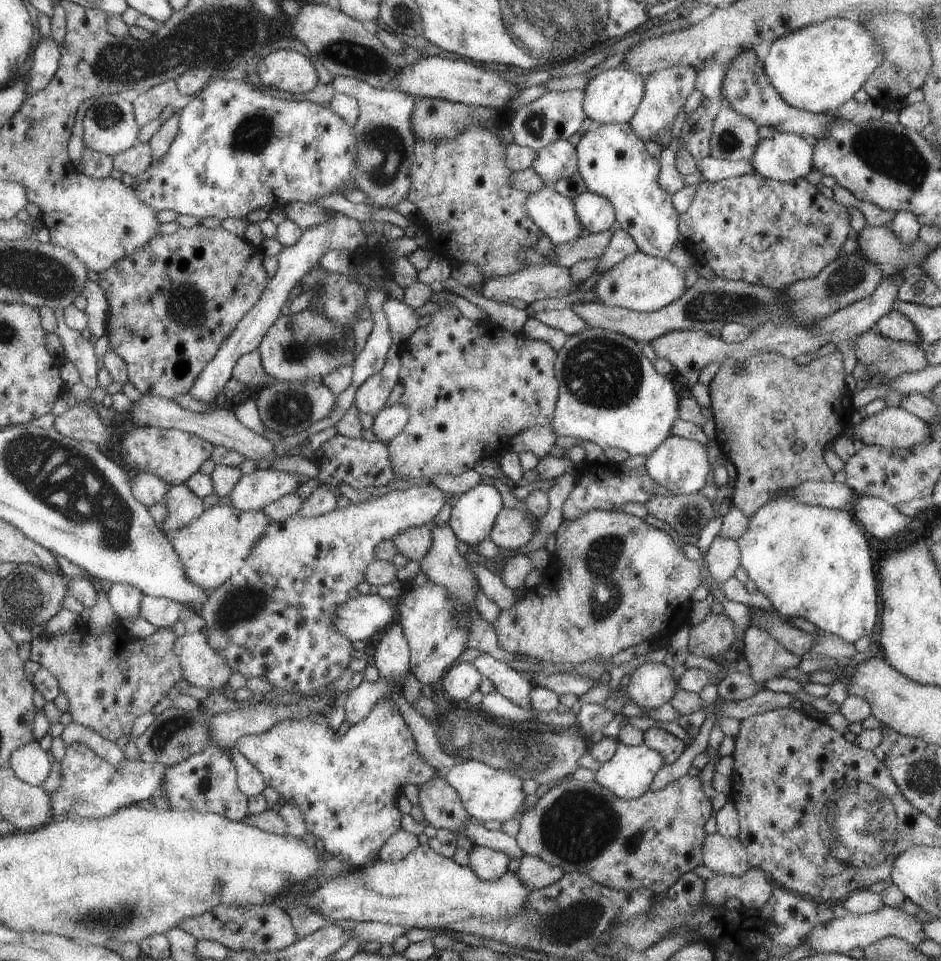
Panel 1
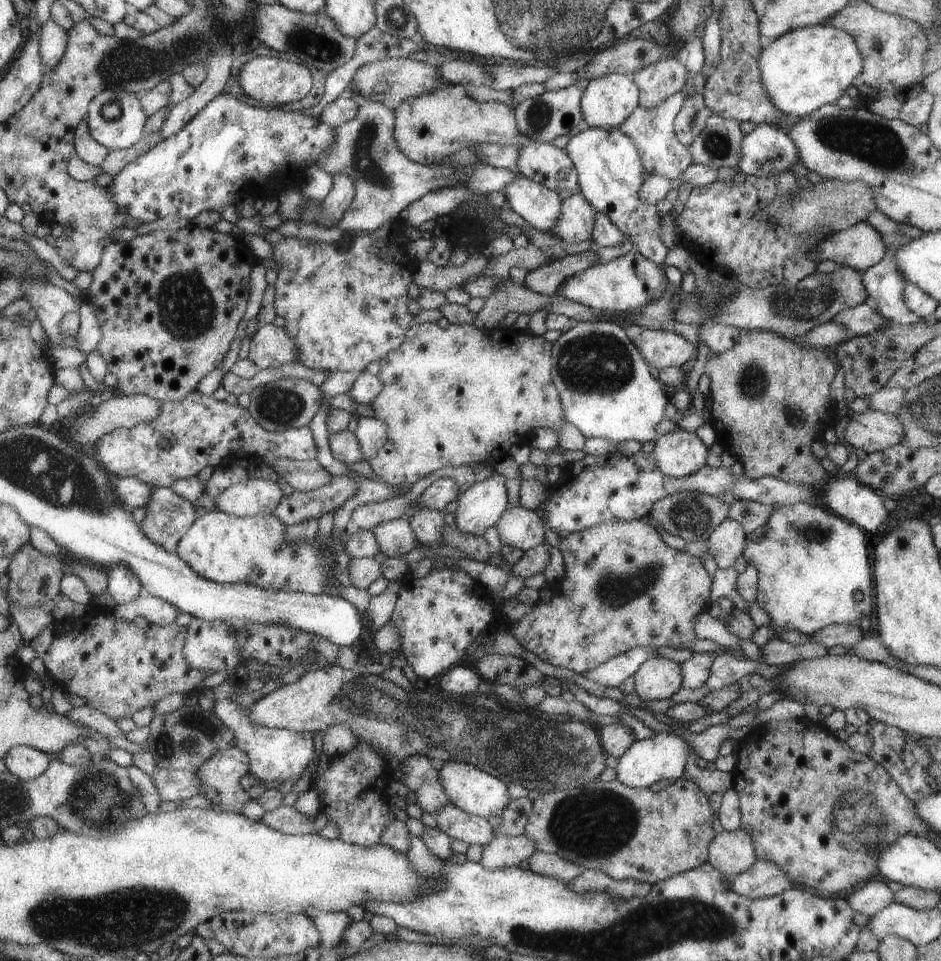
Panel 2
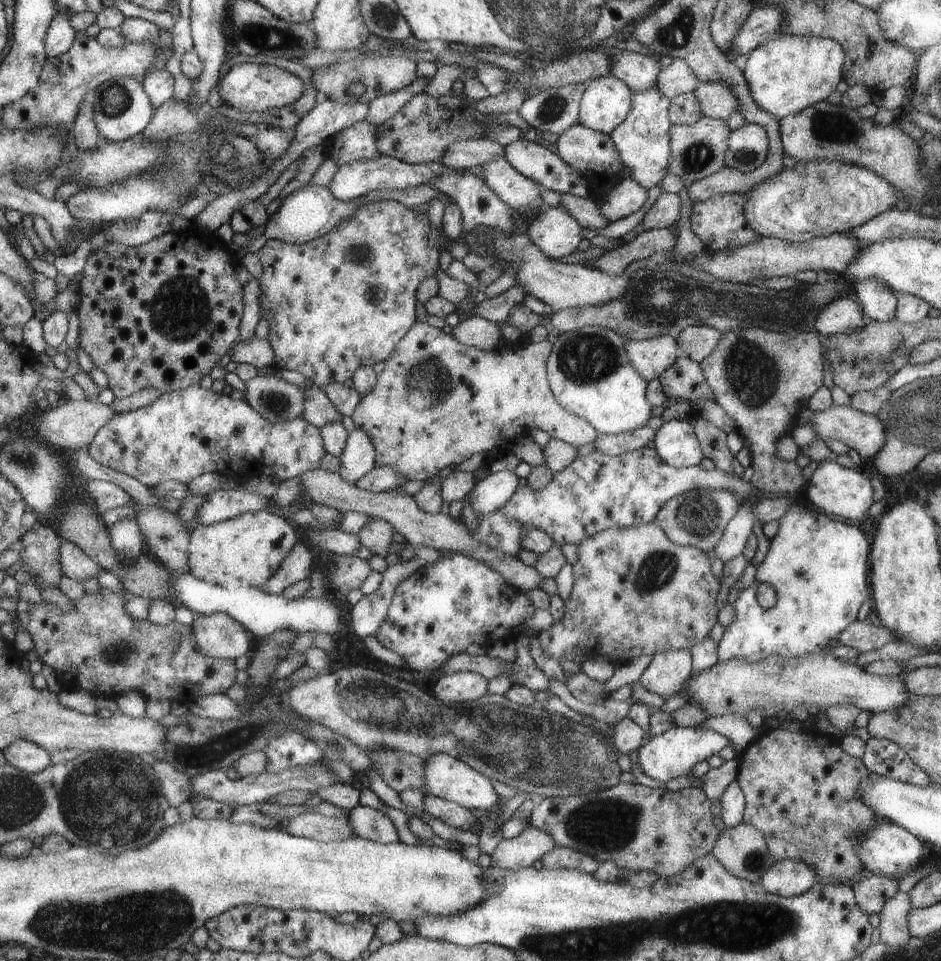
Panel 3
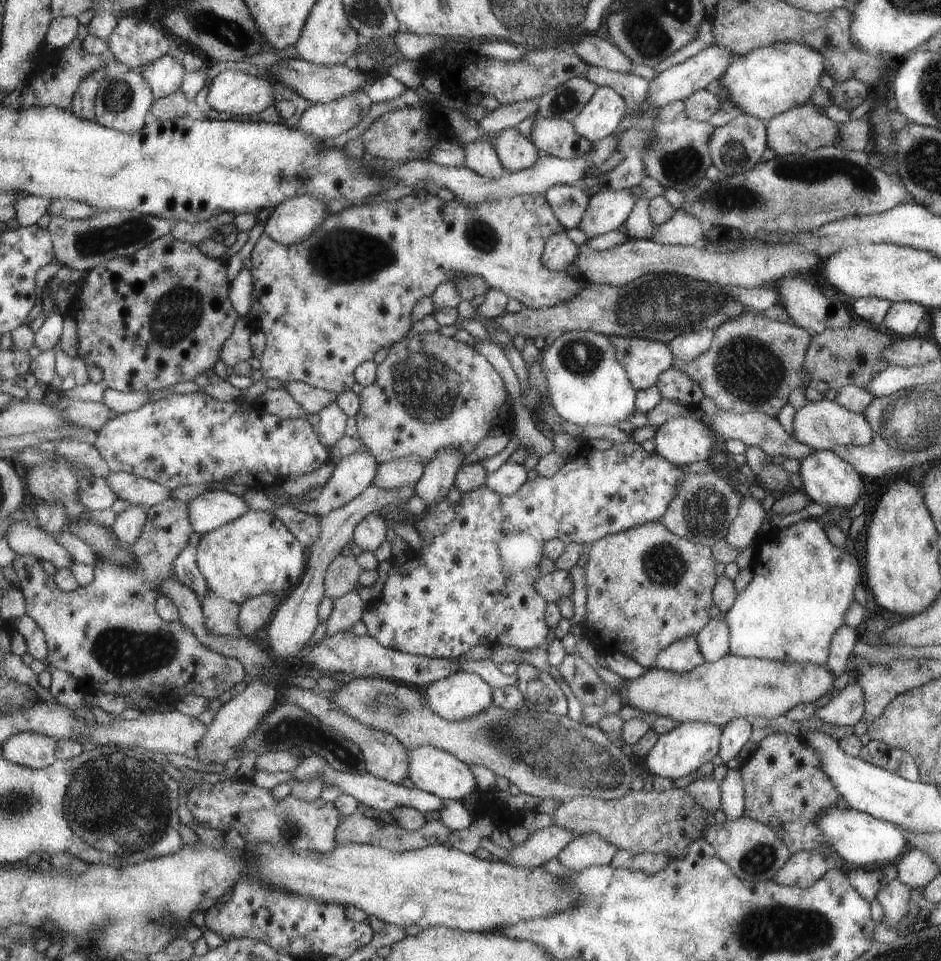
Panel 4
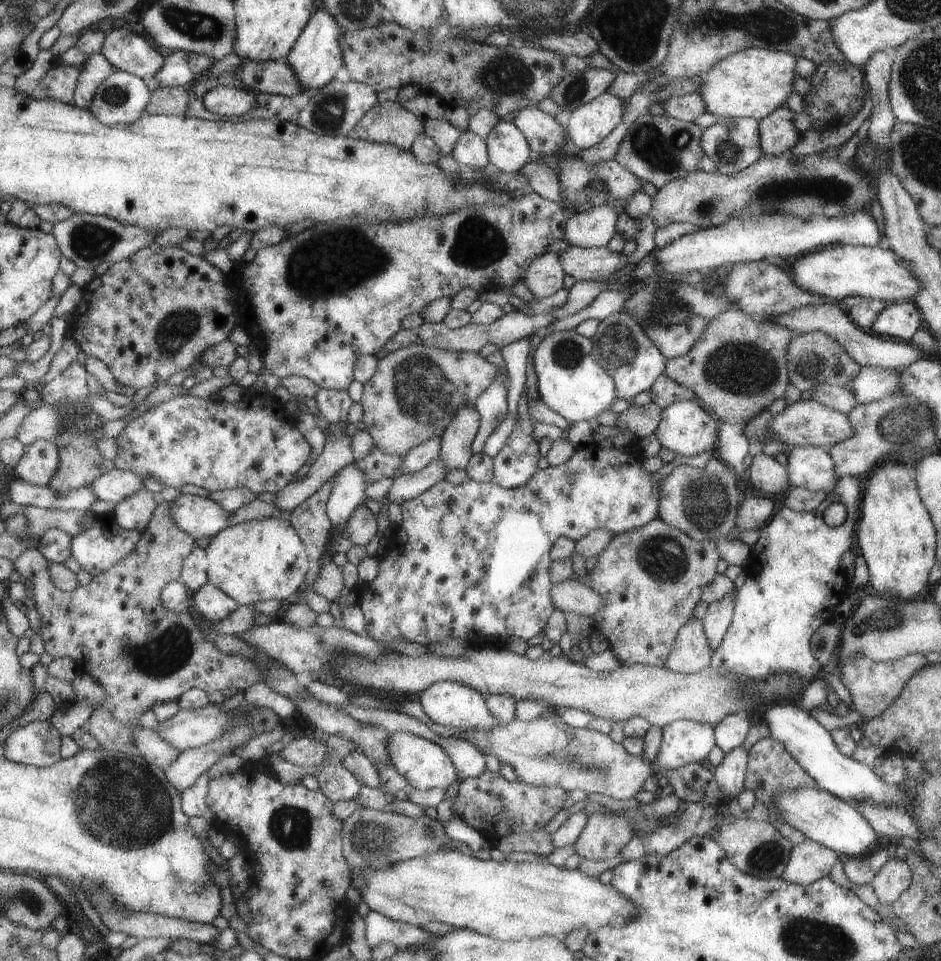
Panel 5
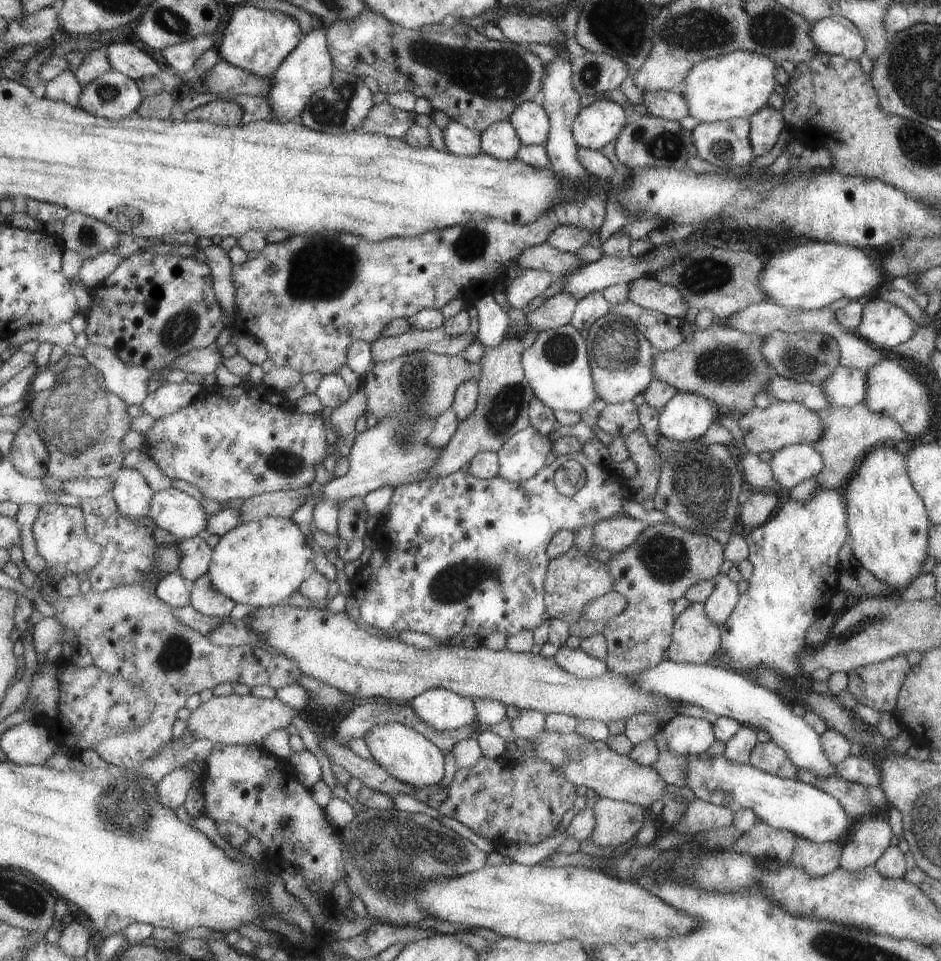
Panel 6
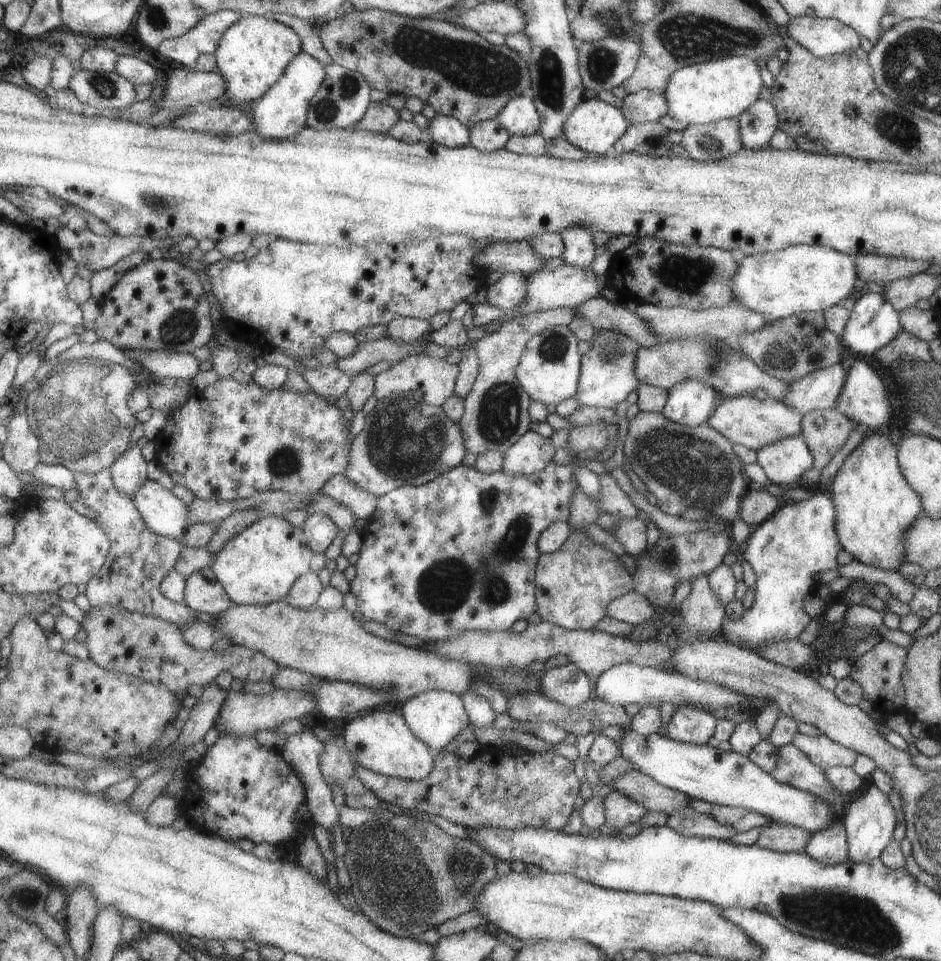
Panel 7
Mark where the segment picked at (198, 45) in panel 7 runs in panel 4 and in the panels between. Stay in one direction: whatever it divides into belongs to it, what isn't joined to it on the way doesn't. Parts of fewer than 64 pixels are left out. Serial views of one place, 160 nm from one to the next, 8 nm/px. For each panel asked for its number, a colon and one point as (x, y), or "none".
4: (166, 75)
5: (176, 72)
6: (182, 57)

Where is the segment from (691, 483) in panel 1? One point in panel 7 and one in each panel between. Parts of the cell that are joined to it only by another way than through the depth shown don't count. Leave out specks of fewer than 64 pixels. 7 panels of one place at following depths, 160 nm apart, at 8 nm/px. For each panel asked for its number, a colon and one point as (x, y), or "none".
2: (678, 453)
3: (674, 441)
4: (681, 440)
5: (684, 427)
6: (685, 417)
7: (690, 402)

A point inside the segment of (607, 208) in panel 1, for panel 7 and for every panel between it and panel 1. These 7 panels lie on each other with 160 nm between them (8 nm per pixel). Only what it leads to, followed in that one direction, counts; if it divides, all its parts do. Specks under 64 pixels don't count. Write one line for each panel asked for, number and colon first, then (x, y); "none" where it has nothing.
2: (576, 223)
3: (555, 232)
4: (558, 252)
5: (543, 277)
6: (525, 284)
7: (507, 292)

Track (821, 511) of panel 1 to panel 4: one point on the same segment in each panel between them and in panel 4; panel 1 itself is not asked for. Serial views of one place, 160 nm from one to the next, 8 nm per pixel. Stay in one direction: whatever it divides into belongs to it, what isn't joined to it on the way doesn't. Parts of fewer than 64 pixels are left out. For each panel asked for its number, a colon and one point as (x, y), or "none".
2: (809, 562)
3: (816, 565)
4: (801, 585)

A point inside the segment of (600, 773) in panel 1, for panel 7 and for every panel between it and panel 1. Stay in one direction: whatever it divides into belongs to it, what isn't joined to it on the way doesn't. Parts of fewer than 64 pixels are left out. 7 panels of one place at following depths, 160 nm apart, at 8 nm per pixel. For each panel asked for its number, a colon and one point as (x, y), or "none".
2: (662, 756)
3: (672, 753)
4: (687, 745)
5: (683, 741)
6: (687, 736)
7: (690, 724)

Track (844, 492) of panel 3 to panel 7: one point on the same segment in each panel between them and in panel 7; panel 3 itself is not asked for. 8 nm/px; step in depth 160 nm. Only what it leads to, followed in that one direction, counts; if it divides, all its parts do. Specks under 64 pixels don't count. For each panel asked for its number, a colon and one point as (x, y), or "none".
4: (826, 479)
5: (810, 467)
6: (790, 465)
7: (783, 462)

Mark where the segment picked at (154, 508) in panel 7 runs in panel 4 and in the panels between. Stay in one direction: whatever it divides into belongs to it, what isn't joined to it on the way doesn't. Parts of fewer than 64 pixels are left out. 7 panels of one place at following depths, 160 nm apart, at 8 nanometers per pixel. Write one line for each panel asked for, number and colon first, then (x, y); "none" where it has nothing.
4: (213, 509)
5: (200, 516)
6: (177, 512)

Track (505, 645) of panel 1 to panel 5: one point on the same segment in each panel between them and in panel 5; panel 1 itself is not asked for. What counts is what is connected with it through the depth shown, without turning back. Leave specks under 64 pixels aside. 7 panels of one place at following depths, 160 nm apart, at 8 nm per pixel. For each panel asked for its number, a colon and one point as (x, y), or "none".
2: (619, 575)
3: (633, 591)
4: (645, 582)
5: (650, 577)

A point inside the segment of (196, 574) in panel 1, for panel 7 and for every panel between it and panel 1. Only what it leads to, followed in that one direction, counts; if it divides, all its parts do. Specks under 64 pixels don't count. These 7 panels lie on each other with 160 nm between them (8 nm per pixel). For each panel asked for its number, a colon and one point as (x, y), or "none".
2: (225, 548)
3: (246, 551)
4: (256, 554)
5: (264, 559)
6: (262, 563)
7: (259, 566)

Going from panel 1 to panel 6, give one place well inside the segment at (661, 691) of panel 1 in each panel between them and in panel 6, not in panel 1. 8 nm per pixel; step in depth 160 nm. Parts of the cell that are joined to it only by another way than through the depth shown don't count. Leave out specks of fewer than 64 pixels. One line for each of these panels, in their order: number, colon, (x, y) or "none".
2: (656, 678)
3: (667, 671)
4: (682, 655)
5: (691, 651)
6: (695, 638)

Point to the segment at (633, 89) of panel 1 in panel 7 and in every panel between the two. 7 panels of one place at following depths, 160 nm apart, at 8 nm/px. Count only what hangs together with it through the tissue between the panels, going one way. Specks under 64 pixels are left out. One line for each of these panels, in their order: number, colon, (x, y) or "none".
2: (607, 101)
3: (606, 100)
4: (600, 115)
5: (589, 123)
6: (601, 120)
7: (593, 125)

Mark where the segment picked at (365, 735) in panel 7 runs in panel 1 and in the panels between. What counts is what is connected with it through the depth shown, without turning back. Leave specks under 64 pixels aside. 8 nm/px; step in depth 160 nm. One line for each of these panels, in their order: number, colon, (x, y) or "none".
1: (488, 794)
2: (476, 791)
3: (447, 777)
4: (432, 769)
5: (423, 763)
6: (411, 757)

